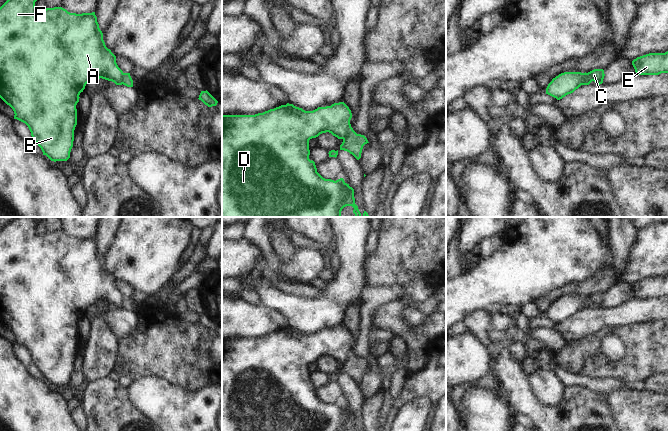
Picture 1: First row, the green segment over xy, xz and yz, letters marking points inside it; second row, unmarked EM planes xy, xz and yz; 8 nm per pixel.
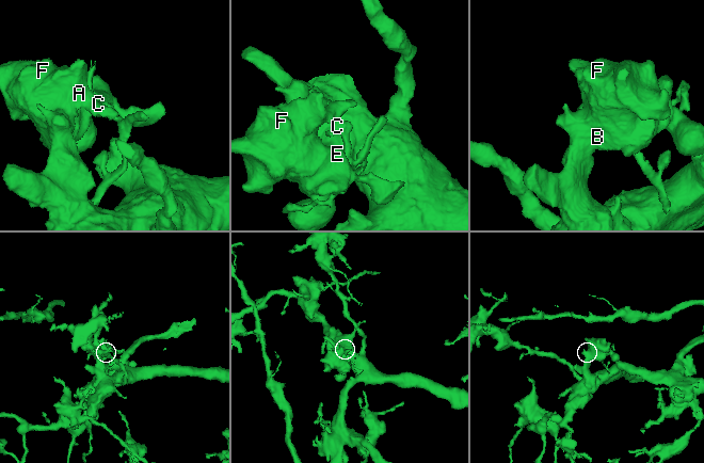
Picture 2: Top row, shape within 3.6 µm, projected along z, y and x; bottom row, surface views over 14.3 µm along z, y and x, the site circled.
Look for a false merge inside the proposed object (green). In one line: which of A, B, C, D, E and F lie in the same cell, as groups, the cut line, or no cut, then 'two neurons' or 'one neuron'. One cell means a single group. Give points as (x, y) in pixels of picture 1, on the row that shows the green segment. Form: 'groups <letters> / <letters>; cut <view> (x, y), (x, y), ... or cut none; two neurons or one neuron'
groups A B D E F / C; cut xz (350, 126), (343, 139); two neurons

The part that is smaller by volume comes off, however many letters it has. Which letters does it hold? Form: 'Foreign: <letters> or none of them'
Foreign: C.

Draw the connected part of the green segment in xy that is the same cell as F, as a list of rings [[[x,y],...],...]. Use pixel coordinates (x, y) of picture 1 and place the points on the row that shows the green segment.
[[[7,0],[0,7],[0,98],[9,105],[14,111],[14,119],[25,123],[33,138],[33,141],[41,148],[43,155],[46,155],[51,161],[67,161],[70,158],[70,152],[73,147],[74,130],[77,125],[77,109],[79,95],[85,89],[90,81],[105,79],[114,82],[116,85],[122,85],[123,71],[116,63],[116,56],[108,49],[103,40],[103,33],[99,28],[95,12],[92,13],[70,13],[62,7],[46,8],[38,10],[35,7],[37,0]]]

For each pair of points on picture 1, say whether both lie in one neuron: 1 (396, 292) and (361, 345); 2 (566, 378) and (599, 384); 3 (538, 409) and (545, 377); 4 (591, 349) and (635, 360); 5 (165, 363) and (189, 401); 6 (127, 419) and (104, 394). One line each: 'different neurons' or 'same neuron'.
1: same neuron
2: same neuron
3: different neurons
4: same neuron
5: different neurons
6: same neuron

